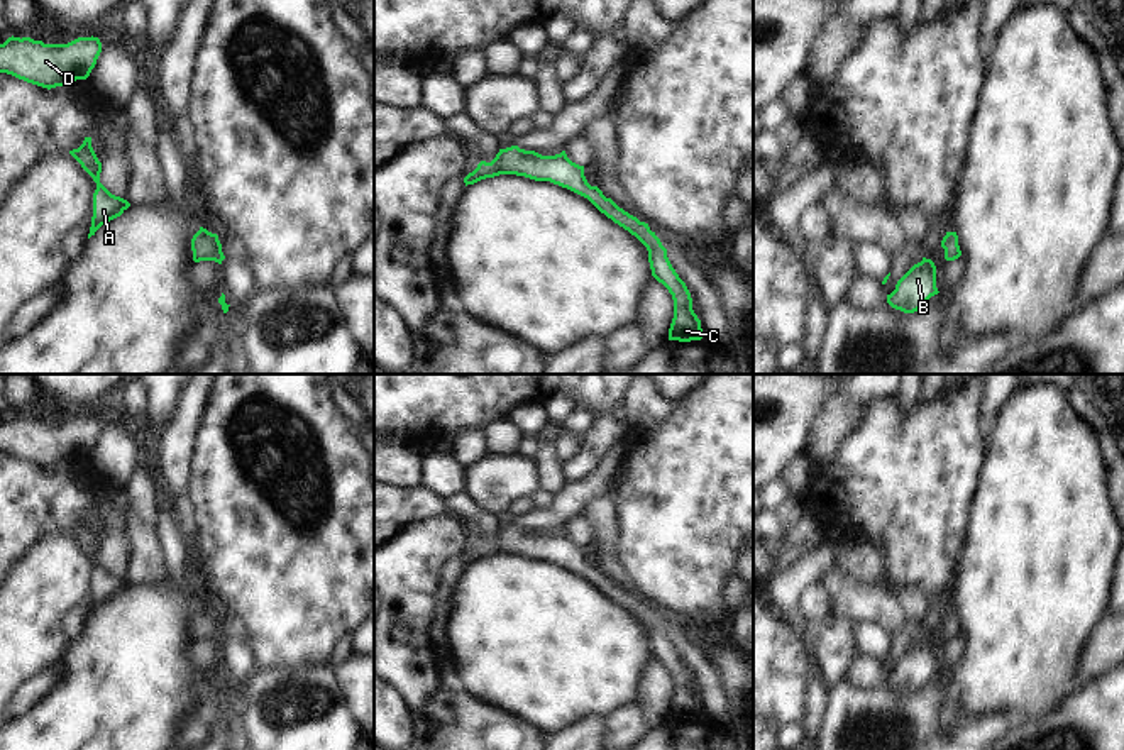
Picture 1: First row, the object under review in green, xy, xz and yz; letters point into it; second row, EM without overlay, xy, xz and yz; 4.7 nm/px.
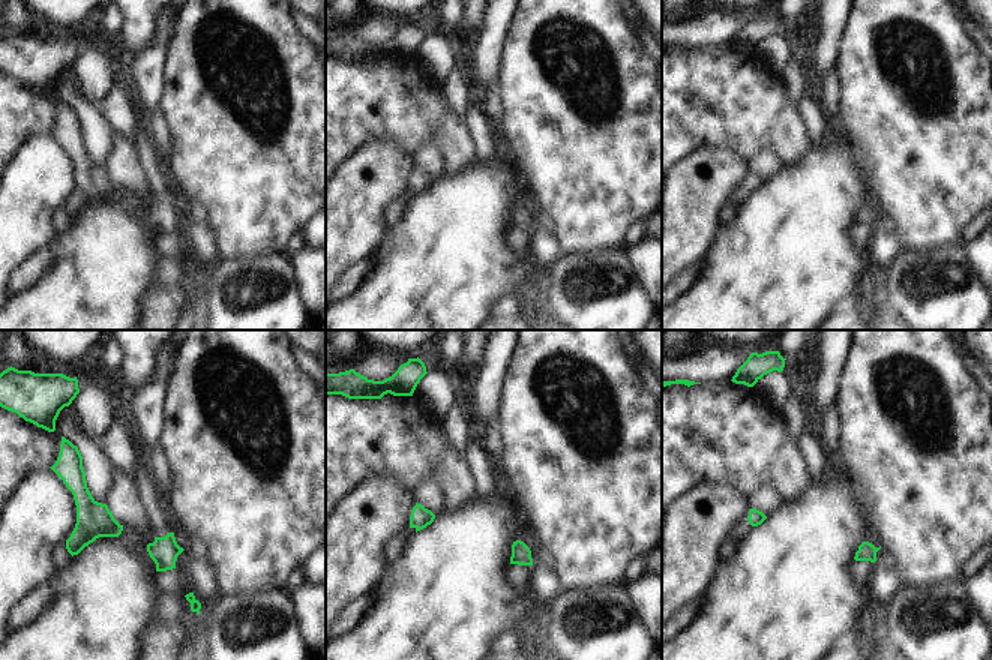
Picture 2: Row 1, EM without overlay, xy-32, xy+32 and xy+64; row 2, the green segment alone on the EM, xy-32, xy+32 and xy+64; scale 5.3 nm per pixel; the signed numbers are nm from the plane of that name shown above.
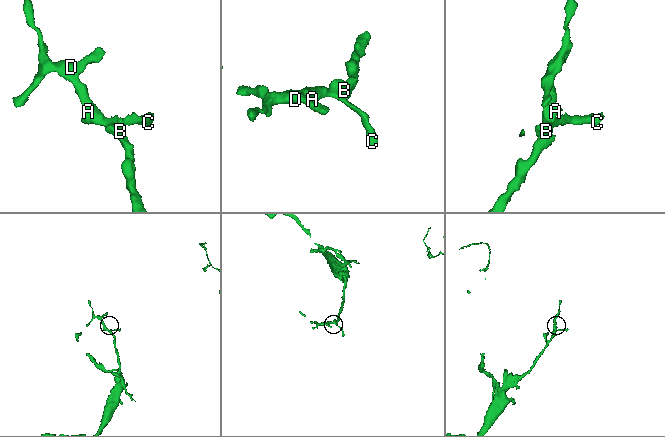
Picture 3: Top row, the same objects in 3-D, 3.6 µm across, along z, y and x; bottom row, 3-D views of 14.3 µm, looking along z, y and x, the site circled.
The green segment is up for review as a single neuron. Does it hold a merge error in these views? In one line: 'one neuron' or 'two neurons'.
one neuron

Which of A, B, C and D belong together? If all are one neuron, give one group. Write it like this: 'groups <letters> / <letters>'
groups A B C D

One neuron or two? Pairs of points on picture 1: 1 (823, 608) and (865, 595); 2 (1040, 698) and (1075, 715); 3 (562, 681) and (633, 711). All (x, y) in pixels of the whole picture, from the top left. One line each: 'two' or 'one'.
1: two
2: two
3: two

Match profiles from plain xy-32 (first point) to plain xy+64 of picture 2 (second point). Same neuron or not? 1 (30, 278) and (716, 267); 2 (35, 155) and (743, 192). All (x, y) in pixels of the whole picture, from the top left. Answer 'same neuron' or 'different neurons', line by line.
1: different neurons
2: different neurons

